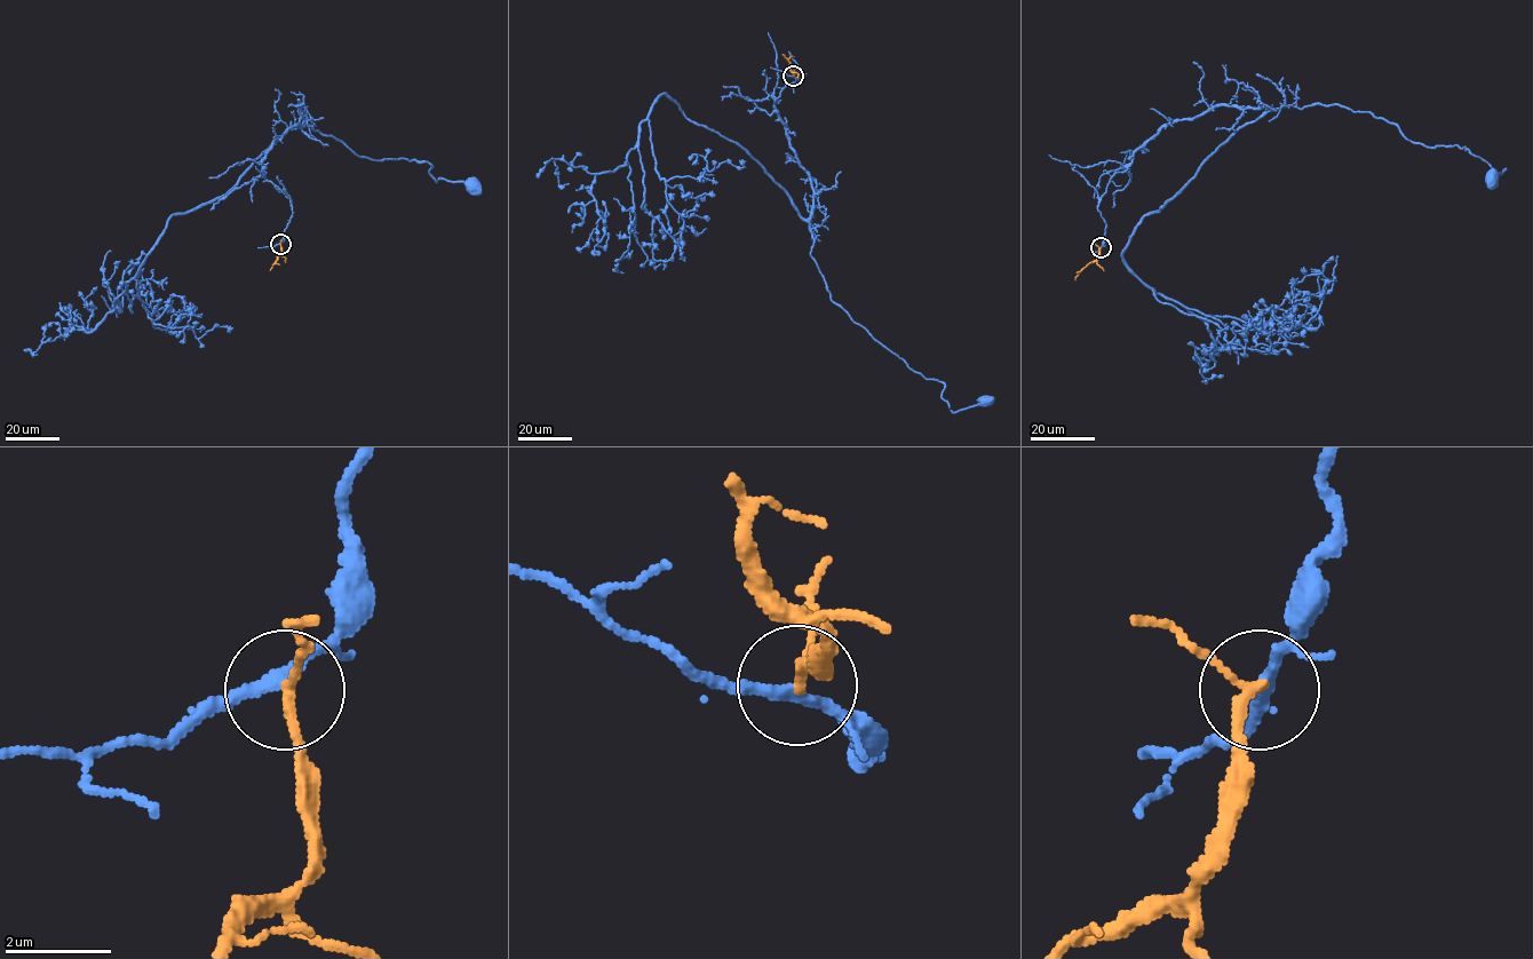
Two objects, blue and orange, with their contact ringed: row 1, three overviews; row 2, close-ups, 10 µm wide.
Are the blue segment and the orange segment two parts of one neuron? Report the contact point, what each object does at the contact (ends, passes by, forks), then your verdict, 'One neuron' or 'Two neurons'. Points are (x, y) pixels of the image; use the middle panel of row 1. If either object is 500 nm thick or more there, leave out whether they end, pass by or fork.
Place: (793, 76). At the ring blue passes by. At the ring orange passes by. Two neurons

